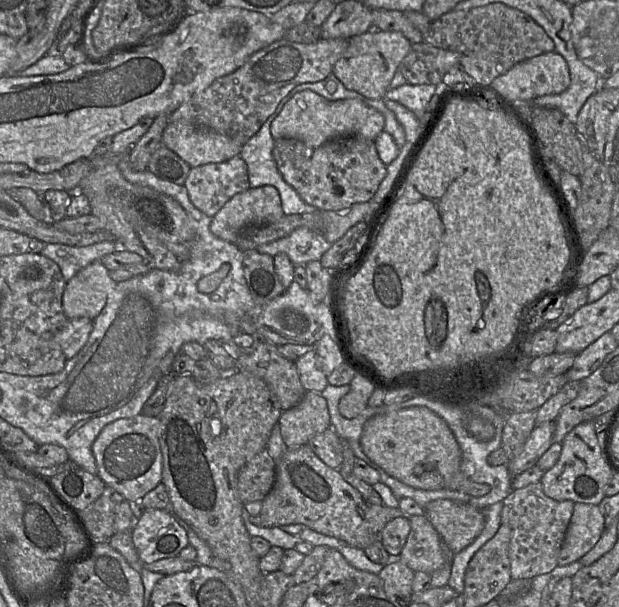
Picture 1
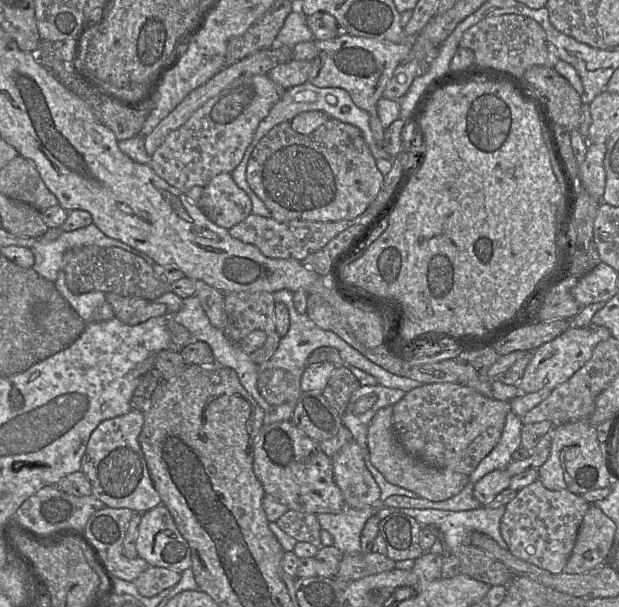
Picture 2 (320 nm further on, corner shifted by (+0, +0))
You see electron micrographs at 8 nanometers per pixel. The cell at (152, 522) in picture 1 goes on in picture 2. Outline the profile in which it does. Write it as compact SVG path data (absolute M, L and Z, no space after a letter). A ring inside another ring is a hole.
M162 504L142 513L138 526L136 551L138 557L144 559L152 567L163 567L182 573L192 565L189 545L180 534L169 510Z

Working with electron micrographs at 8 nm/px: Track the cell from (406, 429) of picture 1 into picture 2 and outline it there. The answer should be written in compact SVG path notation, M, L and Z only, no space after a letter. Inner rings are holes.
M392 406L381 408L372 418L367 434L369 456L373 466L393 485L433 502L445 501L459 494L469 482L469 476L448 469L439 469L408 454L398 441L392 426Z

